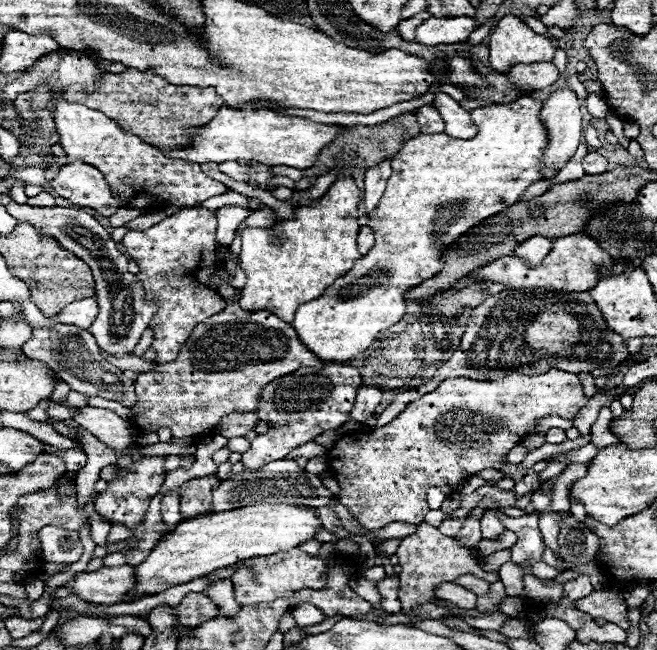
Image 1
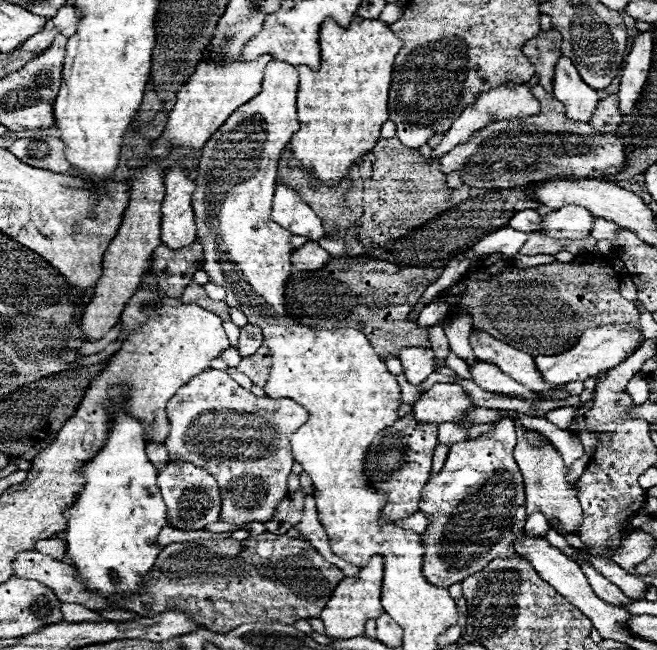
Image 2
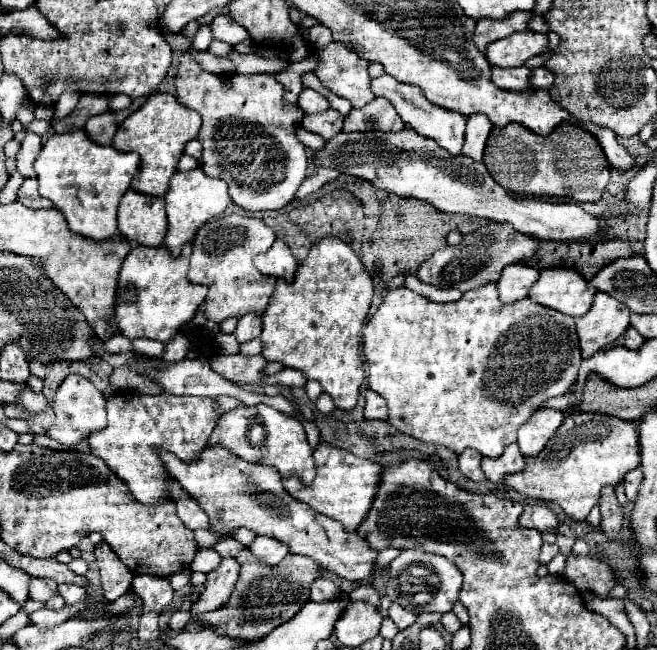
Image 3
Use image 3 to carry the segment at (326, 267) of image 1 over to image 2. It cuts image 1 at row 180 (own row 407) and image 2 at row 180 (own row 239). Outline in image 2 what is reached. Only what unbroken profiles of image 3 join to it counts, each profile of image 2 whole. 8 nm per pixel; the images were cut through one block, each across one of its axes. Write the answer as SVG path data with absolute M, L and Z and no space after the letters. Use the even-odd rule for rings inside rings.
M354 16L348 28L342 28L332 18L326 18L320 26L320 68L310 70L296 66L300 72L298 88L298 122L300 130L290 140L290 150L302 162L302 166L326 184L338 184L348 168L360 160L362 154L370 152L380 138L380 126L388 120L388 90L392 78L392 64L402 48L402 40L394 36L390 26L382 20L366 20Z

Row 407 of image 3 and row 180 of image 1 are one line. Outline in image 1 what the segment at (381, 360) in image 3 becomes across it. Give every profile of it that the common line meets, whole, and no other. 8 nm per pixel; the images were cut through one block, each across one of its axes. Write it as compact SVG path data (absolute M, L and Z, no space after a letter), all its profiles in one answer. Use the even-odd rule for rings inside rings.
M520 96L510 104L488 104L470 110L470 118L478 126L478 134L472 140L458 140L444 132L408 138L402 150L392 158L392 176L388 178L376 210L368 216L368 226L374 230L376 244L346 276L328 286L320 298L298 306L292 320L298 340L322 362L340 364L364 352L382 330L402 320L406 304L404 292L438 274L438 268L442 268L442 252L460 234L518 202L530 184L542 180L540 160L544 156L544 148L548 148L548 130L540 120L540 110L540 100Z

